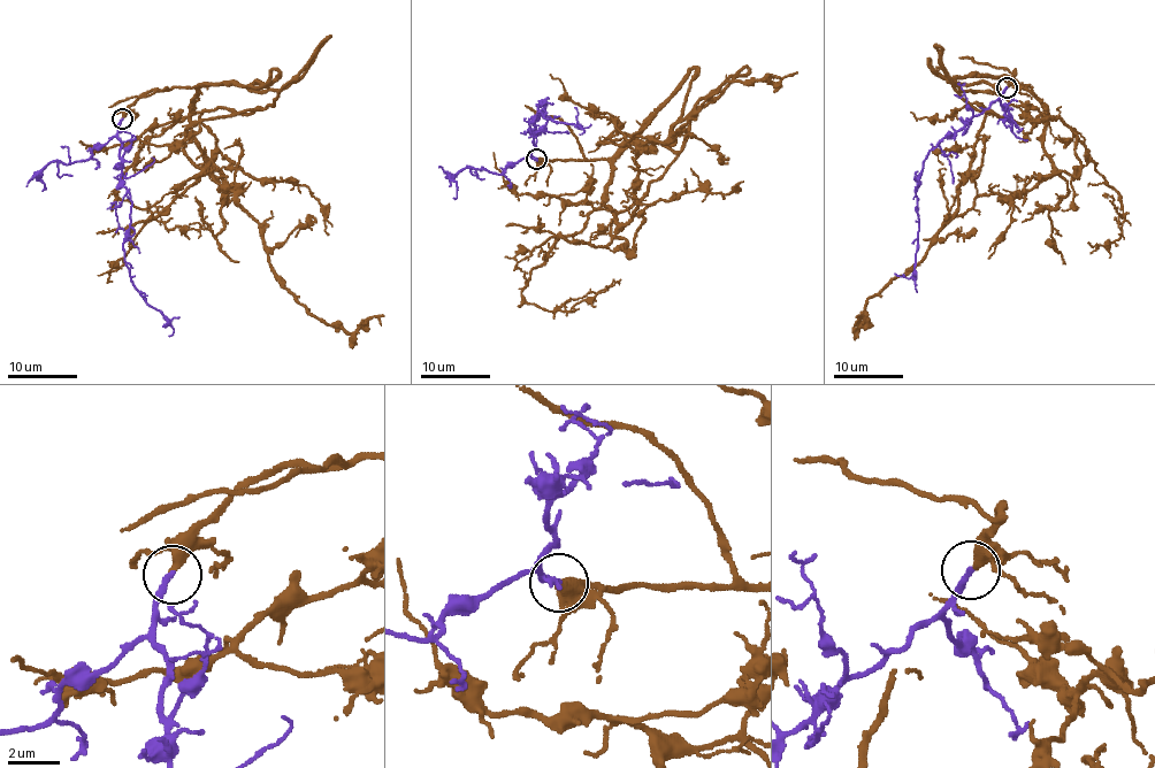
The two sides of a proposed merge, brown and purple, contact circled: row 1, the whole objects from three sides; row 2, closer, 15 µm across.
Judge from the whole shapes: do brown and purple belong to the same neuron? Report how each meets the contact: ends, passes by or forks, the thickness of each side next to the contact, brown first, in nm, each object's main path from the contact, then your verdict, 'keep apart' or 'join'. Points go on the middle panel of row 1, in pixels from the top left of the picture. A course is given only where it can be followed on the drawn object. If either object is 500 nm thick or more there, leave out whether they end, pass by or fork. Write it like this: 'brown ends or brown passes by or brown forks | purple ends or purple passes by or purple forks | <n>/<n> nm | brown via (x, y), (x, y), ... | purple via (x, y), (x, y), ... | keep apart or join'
brown ends | purple ends | 360/240 nm | brown via (536, 160), (606, 160), (603, 207), (622, 224), (636, 209), (642, 145), (672, 138), (726, 82), (794, 73) | purple via (536, 159), (535, 117), (547, 105), (536, 105), (542, 117), (579, 127), (584, 131), (579, 135) | join

